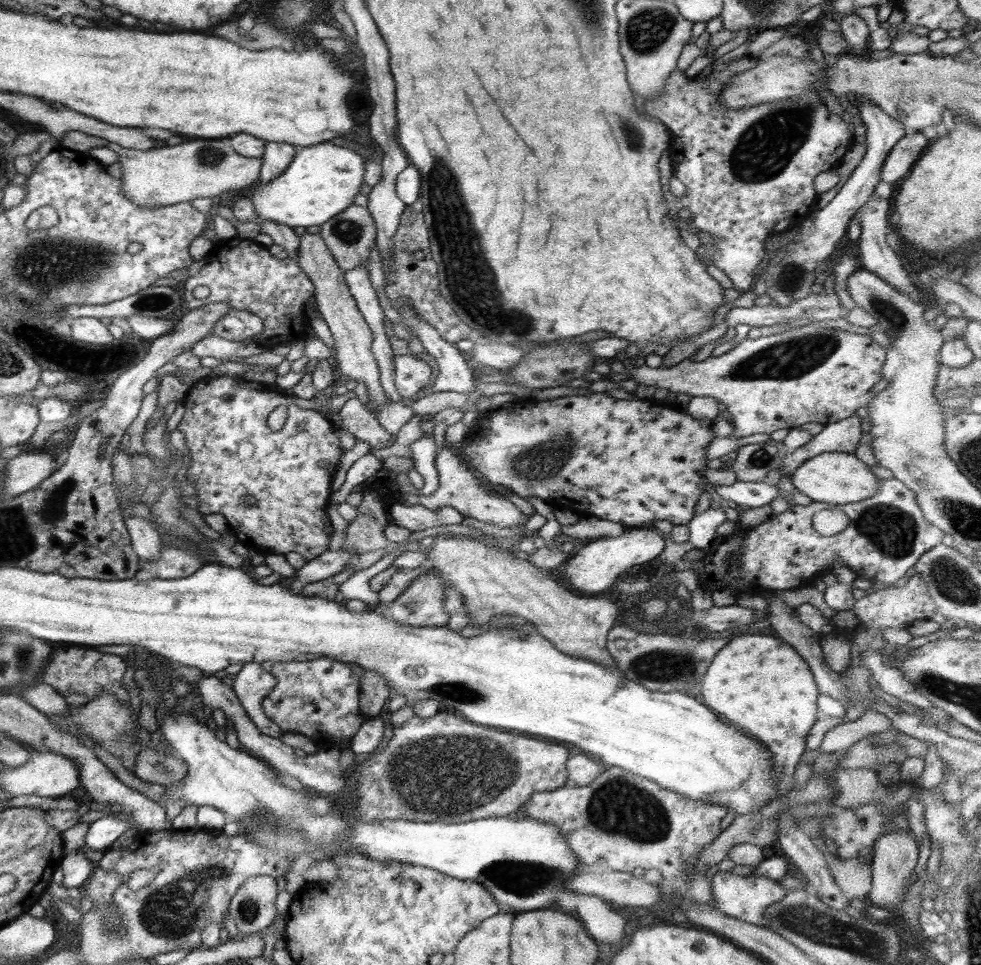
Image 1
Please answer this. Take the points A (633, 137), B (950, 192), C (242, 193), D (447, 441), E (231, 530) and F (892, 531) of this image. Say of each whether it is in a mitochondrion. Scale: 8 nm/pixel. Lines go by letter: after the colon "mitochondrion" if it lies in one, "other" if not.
A: mitochondrion
B: other
C: other
D: other
E: other
F: mitochondrion

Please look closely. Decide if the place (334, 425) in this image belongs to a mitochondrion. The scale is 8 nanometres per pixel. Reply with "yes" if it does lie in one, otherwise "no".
no

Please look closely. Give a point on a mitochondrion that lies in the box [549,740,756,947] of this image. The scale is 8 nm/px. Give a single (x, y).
(619, 807)

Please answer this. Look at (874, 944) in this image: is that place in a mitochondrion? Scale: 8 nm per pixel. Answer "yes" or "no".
yes

